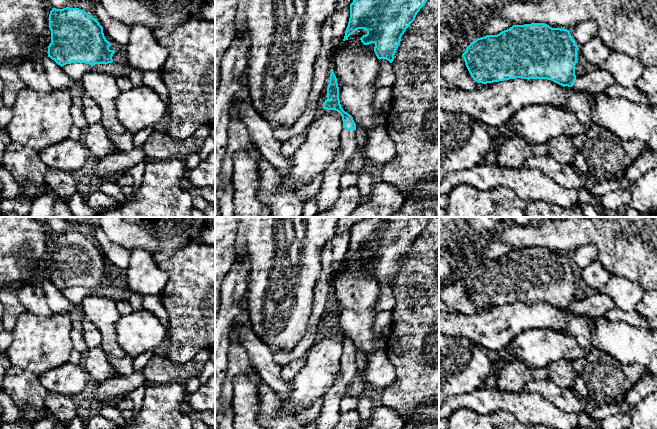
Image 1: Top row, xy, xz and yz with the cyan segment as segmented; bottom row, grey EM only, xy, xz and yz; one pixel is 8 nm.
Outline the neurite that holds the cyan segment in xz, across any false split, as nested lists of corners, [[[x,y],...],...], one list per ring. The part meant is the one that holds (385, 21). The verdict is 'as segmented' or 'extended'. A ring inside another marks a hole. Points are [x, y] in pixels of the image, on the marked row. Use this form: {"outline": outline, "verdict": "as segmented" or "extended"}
{"outline": [[[353,0],[343,41],[358,29],[367,31],[360,40],[364,45],[375,44],[377,58],[390,63],[401,37],[415,20],[427,0]]], "verdict": "as segmented"}

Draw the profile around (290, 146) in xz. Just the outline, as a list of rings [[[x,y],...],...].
[[[294,135],[286,141],[282,142],[282,154],[285,157],[293,155],[299,147],[304,143],[305,135]]]

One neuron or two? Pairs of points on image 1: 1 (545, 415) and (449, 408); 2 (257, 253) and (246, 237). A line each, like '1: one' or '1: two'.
1: one
2: one

